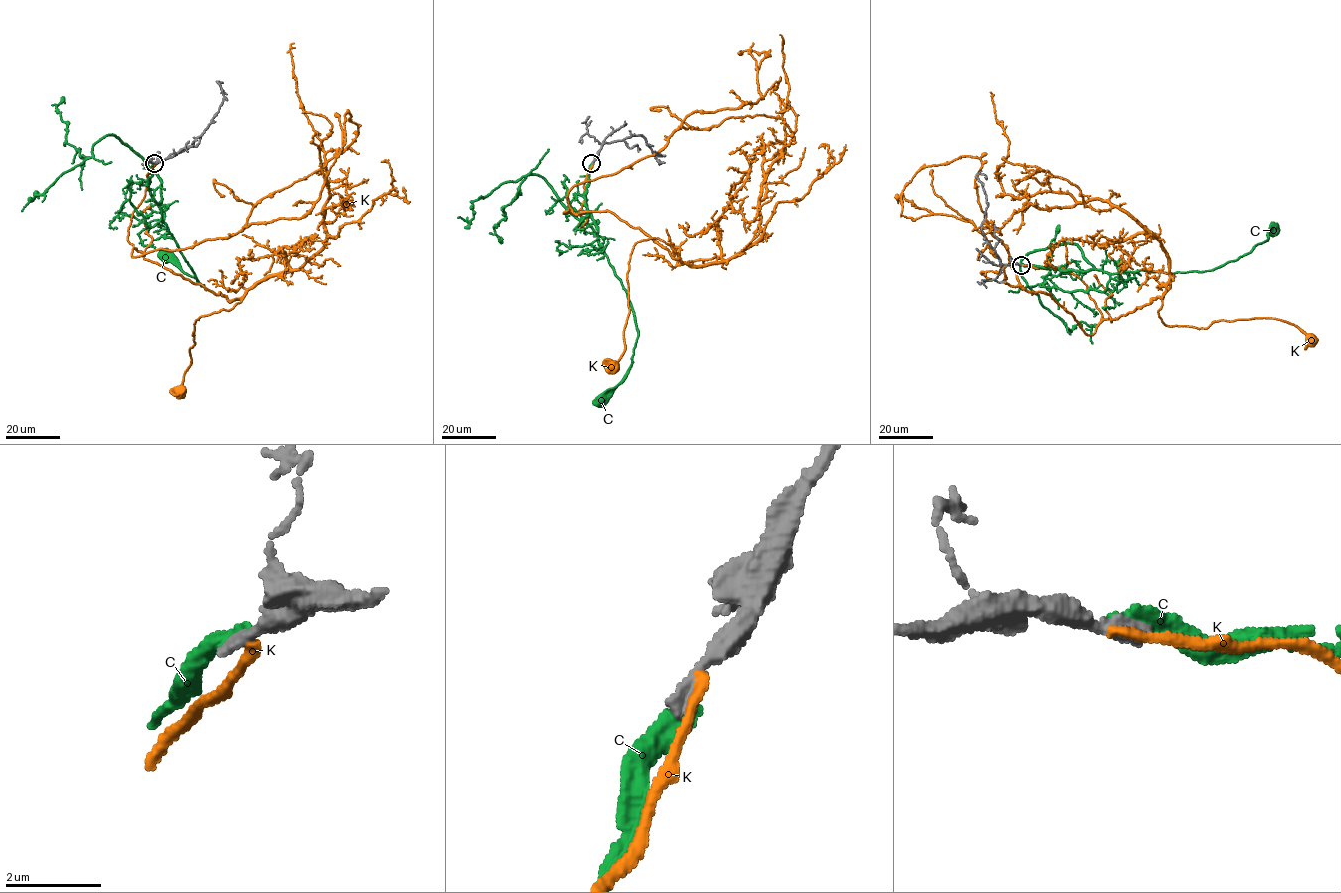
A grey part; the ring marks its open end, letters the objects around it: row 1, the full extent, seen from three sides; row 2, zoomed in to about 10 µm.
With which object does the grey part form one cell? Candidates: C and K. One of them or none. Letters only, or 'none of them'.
none of them

